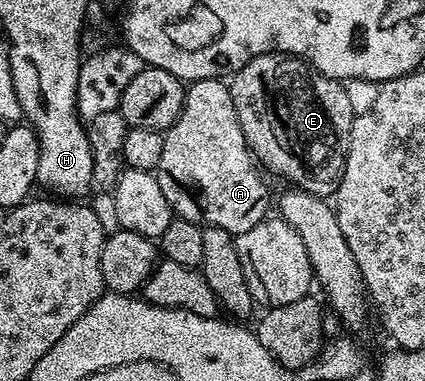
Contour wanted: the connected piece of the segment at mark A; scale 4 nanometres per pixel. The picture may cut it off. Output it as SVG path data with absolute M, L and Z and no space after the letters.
M223 79L193 80L187 85L184 94L184 105L178 118L164 132L162 146L162 162L154 175L162 186L162 194L166 194L166 202L170 202L173 213L184 218L188 213L188 192L196 196L196 204L204 215L203 223L221 227L233 234L239 234L258 226L269 215L268 184L260 177L261 169L252 155L242 126L238 122L238 114L234 110L232 89Z

